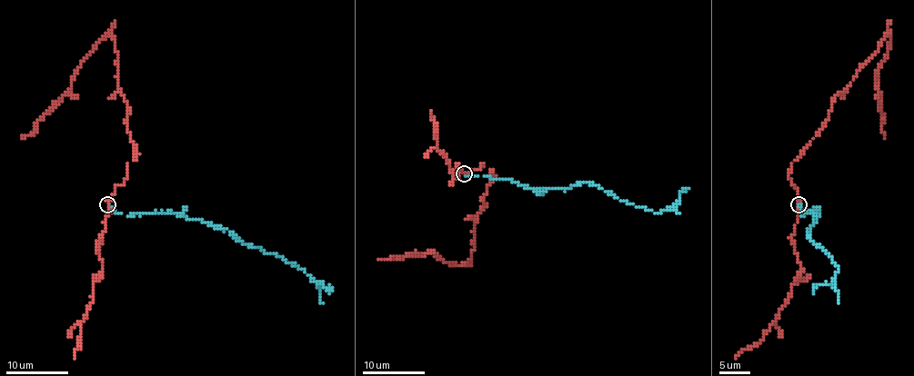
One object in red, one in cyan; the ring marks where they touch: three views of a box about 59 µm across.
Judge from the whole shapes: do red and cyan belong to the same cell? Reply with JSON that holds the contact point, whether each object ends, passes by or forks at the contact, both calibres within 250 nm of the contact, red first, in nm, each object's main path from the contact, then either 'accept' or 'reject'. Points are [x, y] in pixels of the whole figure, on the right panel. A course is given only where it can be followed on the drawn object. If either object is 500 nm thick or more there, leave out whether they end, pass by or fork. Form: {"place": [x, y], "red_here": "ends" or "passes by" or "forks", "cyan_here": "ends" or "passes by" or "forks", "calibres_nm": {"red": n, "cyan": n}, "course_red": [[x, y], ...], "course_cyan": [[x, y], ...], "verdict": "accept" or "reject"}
{"place": [798, 204], "red_here": "passes by", "cyan_here": "ends", "calibres_nm": {"red": 200, "cyan": 160}, "course_red": [[798, 202], [790, 165], [820, 130], [832, 101], [887, 37], [888, 54], [878, 70], [884, 138]], "course_cyan": [[798, 204], [800, 215], [814, 212], [808, 229], [812, 243], [823, 248], [838, 268], [831, 282], [812, 291]], "verdict": "reject"}

